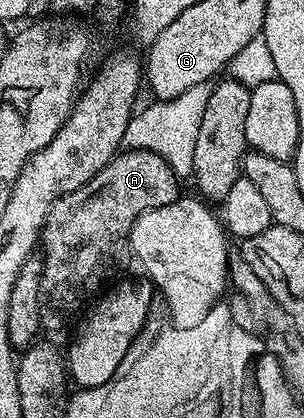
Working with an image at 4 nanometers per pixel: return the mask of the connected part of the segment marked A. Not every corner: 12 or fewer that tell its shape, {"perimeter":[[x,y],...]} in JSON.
{"perimeter":[[122,150],[42,227],[42,327],[115,279],[136,218],[178,199],[160,154]]}

